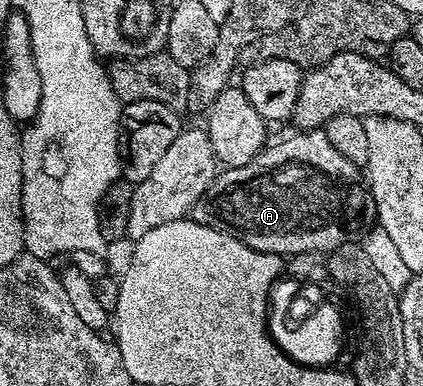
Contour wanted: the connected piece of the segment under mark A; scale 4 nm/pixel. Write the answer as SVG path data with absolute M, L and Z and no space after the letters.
M324 128L297 131L294 134L294 137L289 137L278 145L266 144L261 153L251 159L251 163L218 172L204 197L223 205L219 217L227 223L233 223L233 237L257 253L329 255L342 245L356 242L356 237L361 237L363 231L374 224L373 198L369 196L362 170L343 159L343 155L339 155L339 151L335 151L335 147L327 143Z

